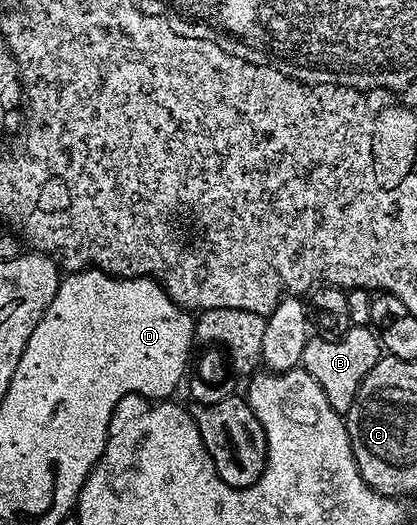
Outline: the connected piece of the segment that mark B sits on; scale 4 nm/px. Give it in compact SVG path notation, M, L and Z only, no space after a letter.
M350 326L349 331L338 339L310 337L307 345L303 345L300 366L308 375L315 377L319 389L323 389L323 393L327 395L331 409L342 413L347 413L351 409L363 377L367 377L367 373L371 373L371 369L383 357L378 336L368 326L365 327Z

